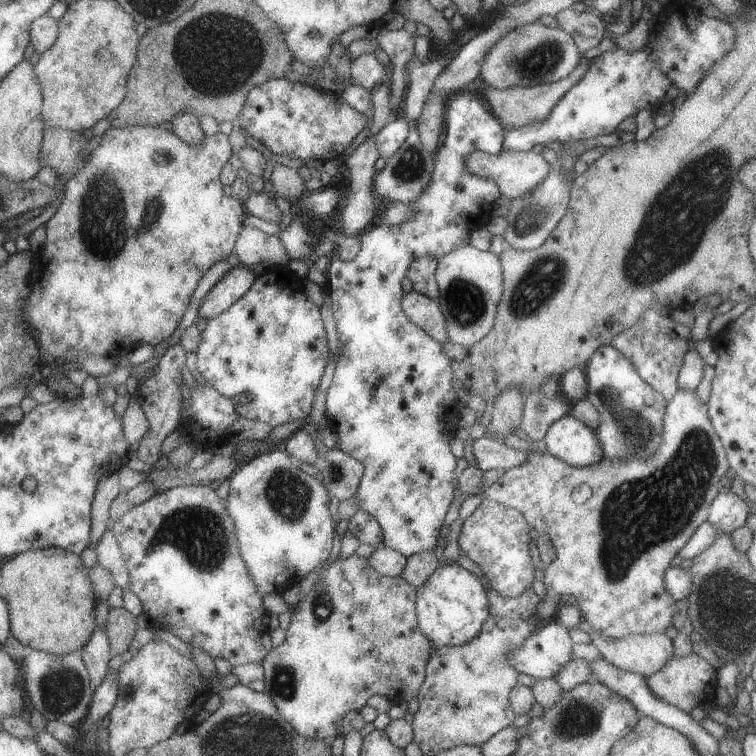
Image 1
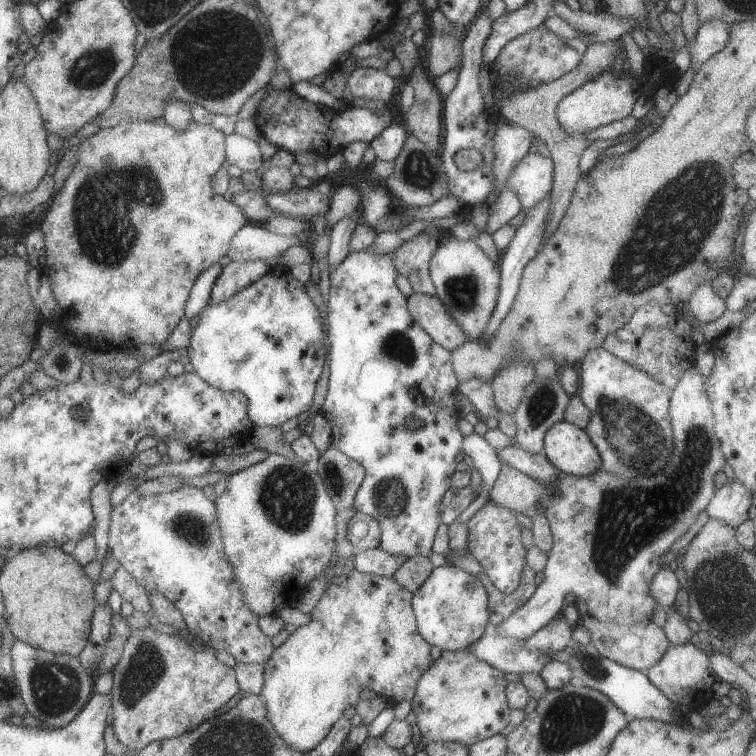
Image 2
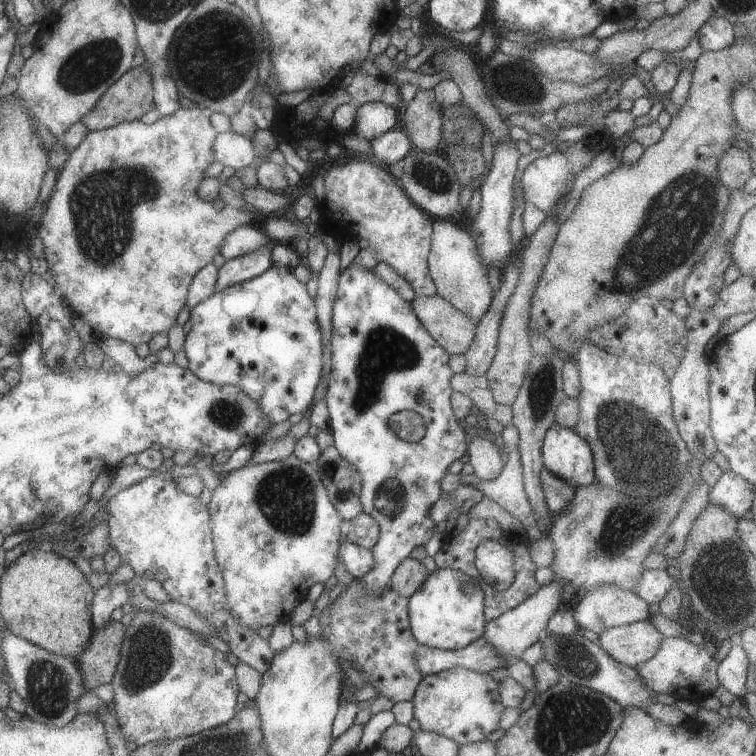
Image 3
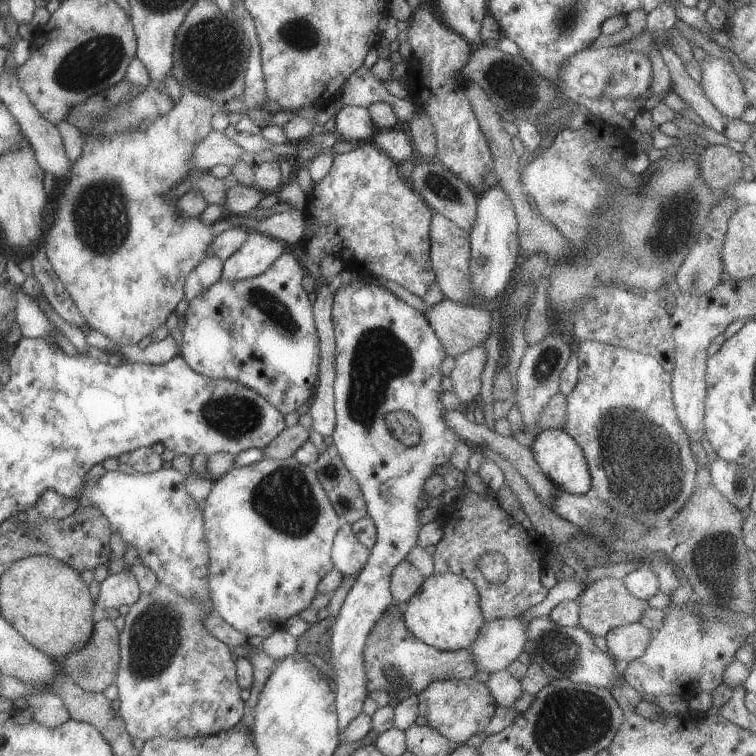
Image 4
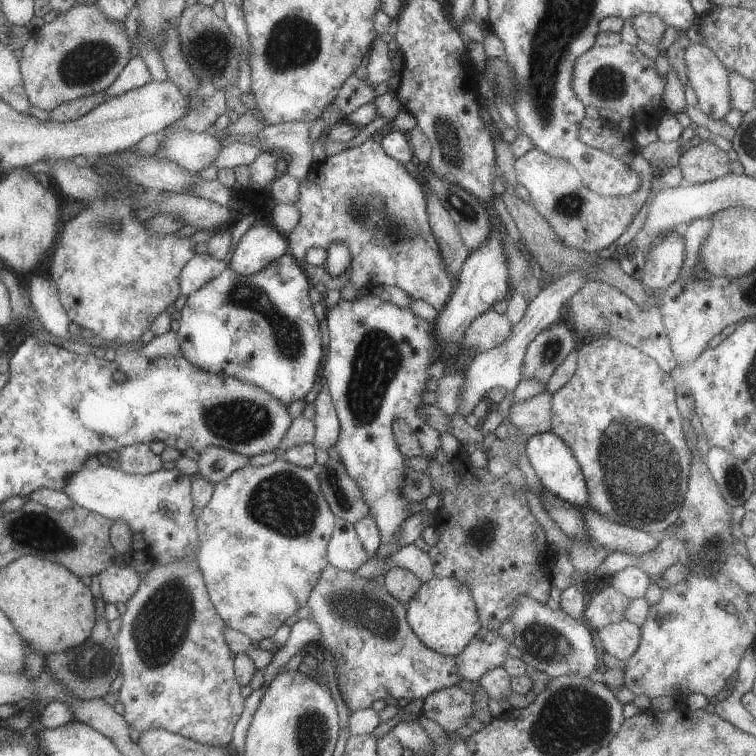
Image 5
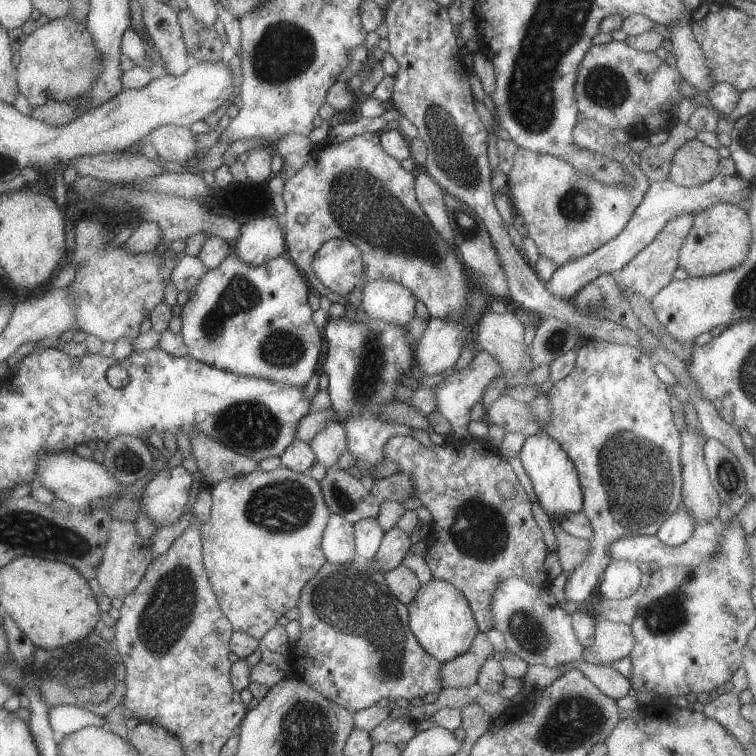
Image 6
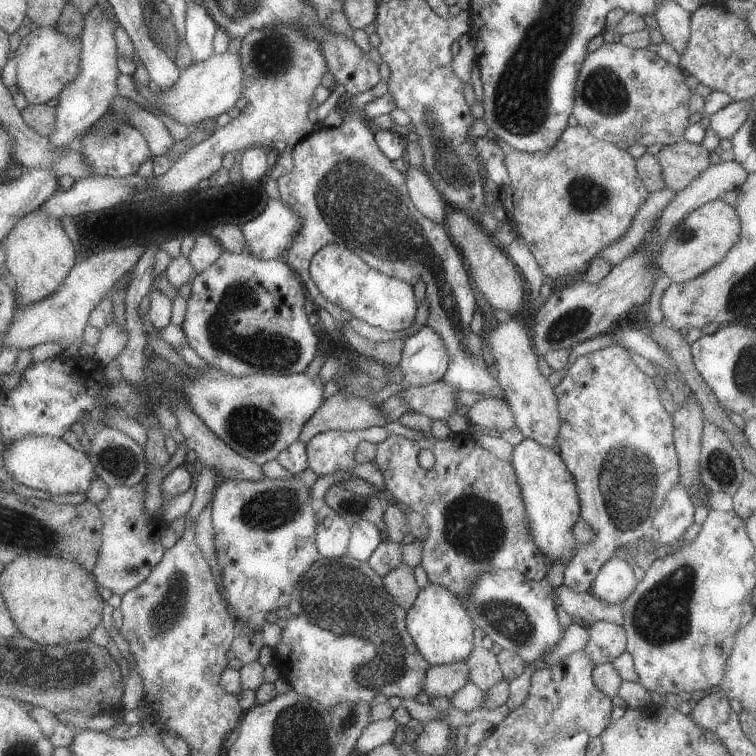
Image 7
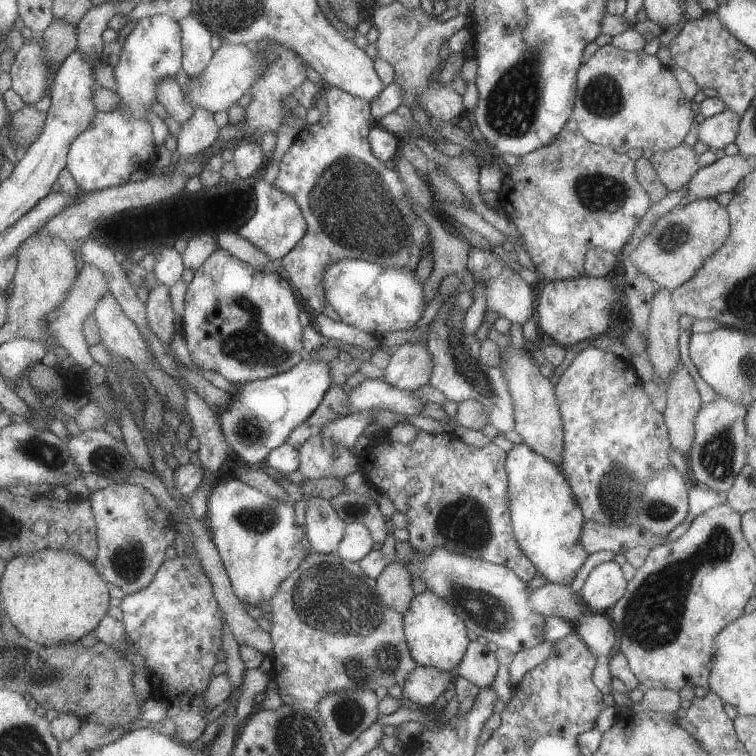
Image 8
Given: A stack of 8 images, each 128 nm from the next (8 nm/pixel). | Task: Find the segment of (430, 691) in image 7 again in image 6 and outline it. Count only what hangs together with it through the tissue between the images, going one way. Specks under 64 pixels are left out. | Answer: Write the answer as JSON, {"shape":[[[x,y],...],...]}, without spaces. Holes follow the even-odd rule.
{"shape":[[[477,633],[469,648],[459,656],[441,663],[441,686],[443,688],[459,688],[471,686],[476,682],[481,665],[493,657],[493,647],[486,633]]]}

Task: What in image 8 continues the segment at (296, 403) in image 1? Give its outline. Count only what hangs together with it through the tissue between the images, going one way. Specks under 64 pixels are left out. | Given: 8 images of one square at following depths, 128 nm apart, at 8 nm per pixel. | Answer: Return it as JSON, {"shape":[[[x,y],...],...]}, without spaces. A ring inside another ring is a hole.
{"shape":[[[217,247],[201,268],[193,272],[193,278],[187,284],[180,318],[181,335],[196,368],[217,372],[225,380],[239,385],[287,372],[305,358],[301,342],[303,327],[299,324],[298,314],[296,293],[293,293],[293,286],[279,269],[274,272],[255,270]]]}

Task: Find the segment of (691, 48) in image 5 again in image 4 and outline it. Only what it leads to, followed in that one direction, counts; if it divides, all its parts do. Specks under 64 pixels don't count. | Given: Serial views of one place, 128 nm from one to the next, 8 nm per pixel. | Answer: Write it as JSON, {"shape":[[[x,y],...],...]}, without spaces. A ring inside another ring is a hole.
{"shape":[[[709,54],[697,63],[701,69],[699,84],[703,95],[720,114],[737,119],[749,106],[732,64]]]}

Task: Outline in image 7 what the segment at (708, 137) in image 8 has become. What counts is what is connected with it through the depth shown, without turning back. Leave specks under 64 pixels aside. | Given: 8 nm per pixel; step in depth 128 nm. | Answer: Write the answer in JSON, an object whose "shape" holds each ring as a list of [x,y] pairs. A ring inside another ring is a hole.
{"shape":[[[753,98],[747,100],[732,101],[725,108],[709,115],[709,128],[713,130],[715,136],[721,140],[730,139],[739,126],[743,124]]]}

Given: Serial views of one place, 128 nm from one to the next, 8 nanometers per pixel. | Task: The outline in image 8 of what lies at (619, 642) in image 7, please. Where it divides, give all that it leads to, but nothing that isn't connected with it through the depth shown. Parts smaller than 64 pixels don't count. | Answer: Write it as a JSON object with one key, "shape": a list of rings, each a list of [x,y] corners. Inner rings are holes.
{"shape":[[[604,612],[587,614],[581,621],[581,624],[574,625],[574,631],[581,639],[581,642],[583,642],[596,657],[601,656],[604,660],[607,658],[607,655],[617,640],[612,622],[607,613]]]}

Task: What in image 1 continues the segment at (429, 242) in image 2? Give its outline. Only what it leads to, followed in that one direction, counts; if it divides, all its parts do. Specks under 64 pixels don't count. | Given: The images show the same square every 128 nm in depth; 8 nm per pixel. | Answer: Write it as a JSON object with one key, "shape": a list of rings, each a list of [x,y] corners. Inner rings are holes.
{"shape":[[[430,255],[415,258],[407,268],[405,277],[411,282],[412,290],[429,299],[438,298],[438,287],[434,278],[436,259]]]}

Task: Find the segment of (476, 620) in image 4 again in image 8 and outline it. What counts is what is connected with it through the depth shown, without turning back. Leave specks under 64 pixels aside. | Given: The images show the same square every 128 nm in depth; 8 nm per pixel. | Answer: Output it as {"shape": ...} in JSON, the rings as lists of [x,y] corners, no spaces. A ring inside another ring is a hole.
{"shape":[[[424,590],[414,595],[409,603],[409,608],[402,614],[402,628],[409,654],[417,665],[427,668],[437,668],[439,672],[455,671],[461,662],[469,639],[467,628],[459,616],[455,616],[449,602],[435,596],[433,592]]]}

